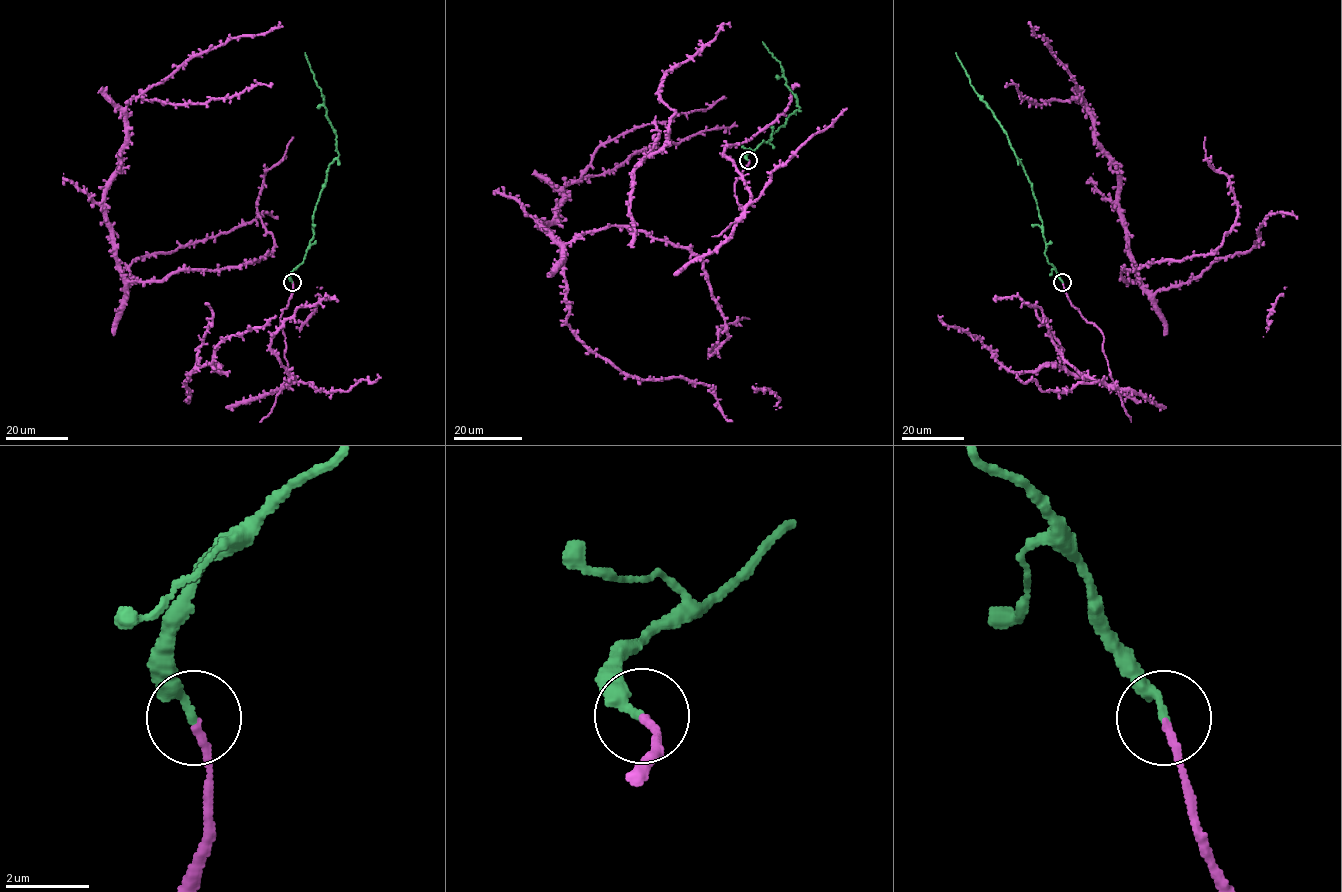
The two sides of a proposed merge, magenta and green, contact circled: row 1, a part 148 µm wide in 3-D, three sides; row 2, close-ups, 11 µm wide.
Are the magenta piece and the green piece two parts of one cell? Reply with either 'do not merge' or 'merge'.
merge

